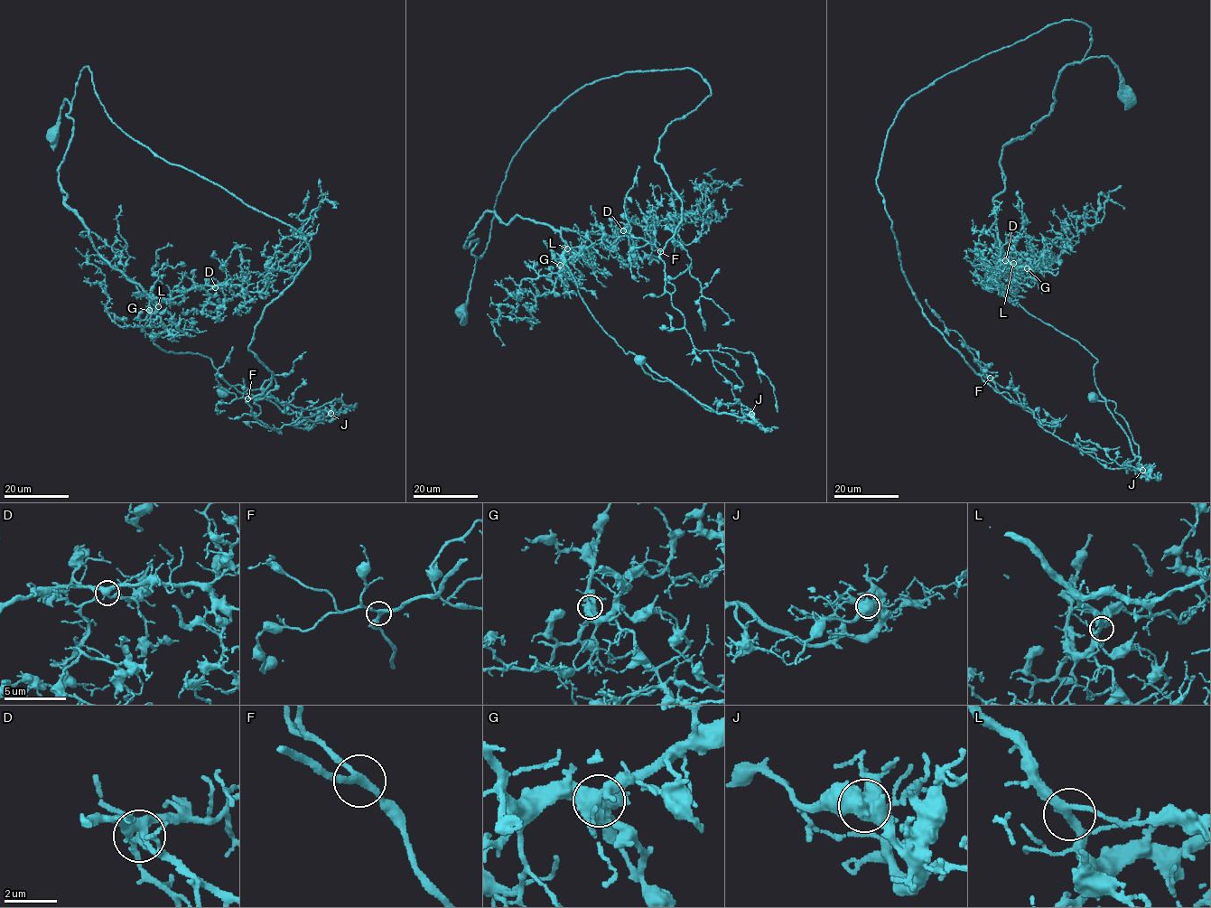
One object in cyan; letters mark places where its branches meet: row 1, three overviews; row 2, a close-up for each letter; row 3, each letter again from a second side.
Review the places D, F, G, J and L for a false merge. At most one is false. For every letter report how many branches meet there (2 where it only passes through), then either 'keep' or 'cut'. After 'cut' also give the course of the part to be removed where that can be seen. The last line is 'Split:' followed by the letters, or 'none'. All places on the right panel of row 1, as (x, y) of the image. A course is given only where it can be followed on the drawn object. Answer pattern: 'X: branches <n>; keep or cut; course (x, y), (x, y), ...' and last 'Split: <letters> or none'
D: branches 3; keep
F: branches 3; keep
G: branches 5; keep
J: branches 3; cut; course (1142, 470), (1096, 386), (1098, 360), (1028, 313), (1003, 288), (1014, 303)
L: branches 3; keep
Split: J

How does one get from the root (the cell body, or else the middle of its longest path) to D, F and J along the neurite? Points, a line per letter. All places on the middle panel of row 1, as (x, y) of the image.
D: (462, 310), (479, 240), (465, 241), (486, 211), (506, 224), (517, 215), (560, 230), (623, 230)
F: (462, 310), (510, 163), (538, 124), (599, 80), (688, 68), (711, 93), (659, 139), (682, 219), (660, 251)
J: (462, 310), (483, 212), (545, 223), (626, 354), (751, 414)

